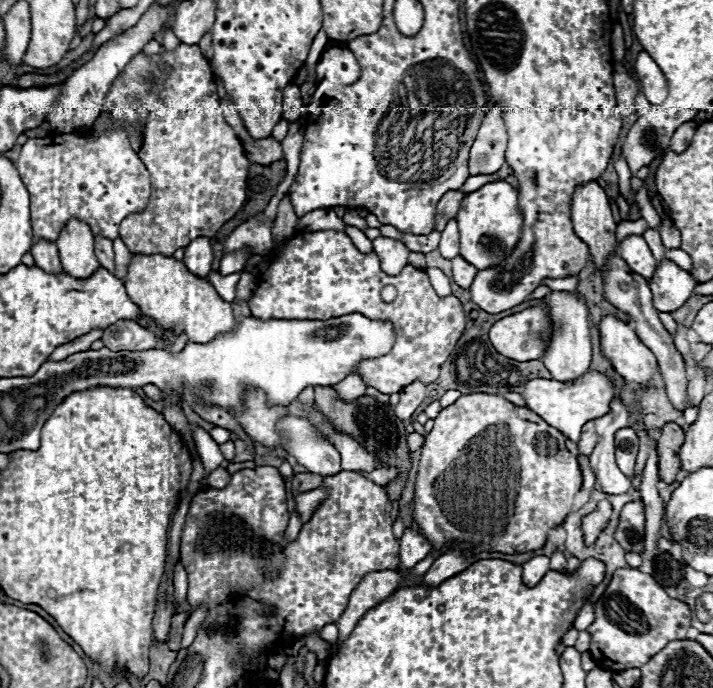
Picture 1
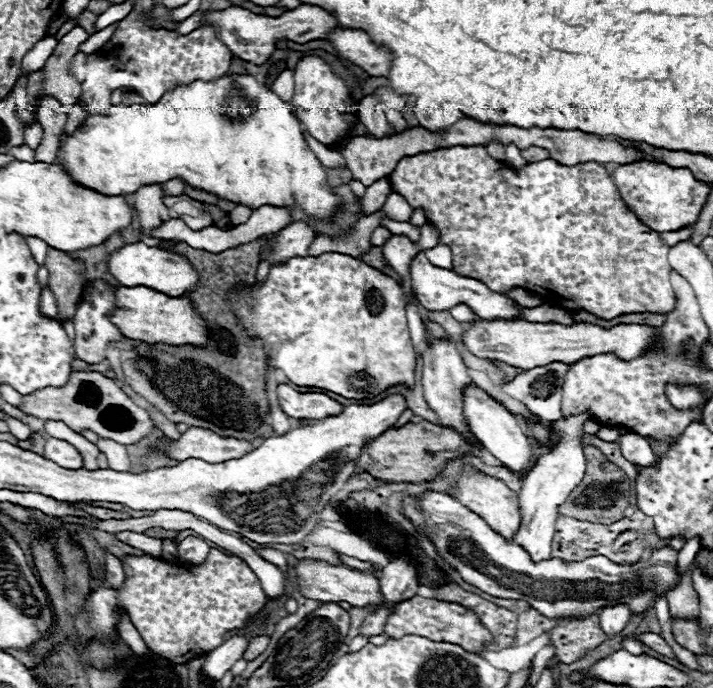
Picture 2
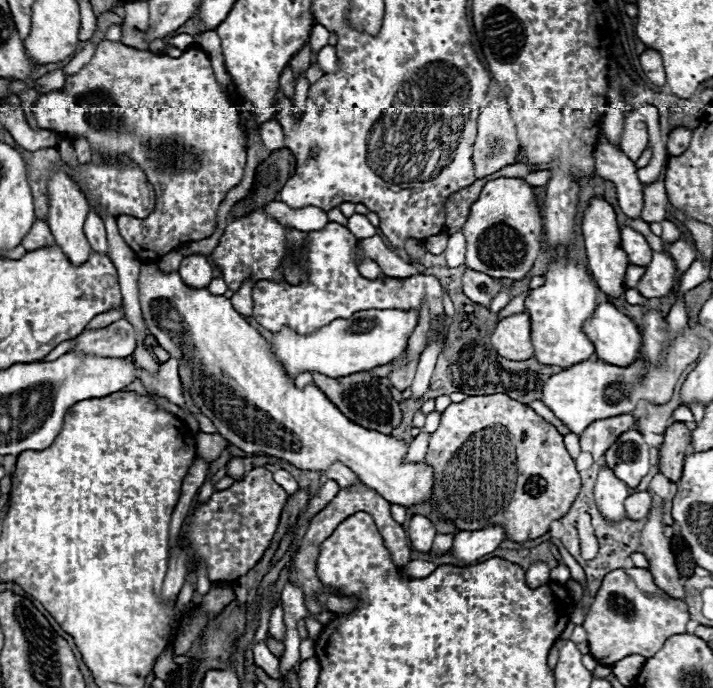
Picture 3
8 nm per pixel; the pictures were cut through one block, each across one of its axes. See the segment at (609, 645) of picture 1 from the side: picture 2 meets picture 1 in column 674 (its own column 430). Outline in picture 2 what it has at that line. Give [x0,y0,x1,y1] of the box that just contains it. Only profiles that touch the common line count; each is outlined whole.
[386,596,492,652]

